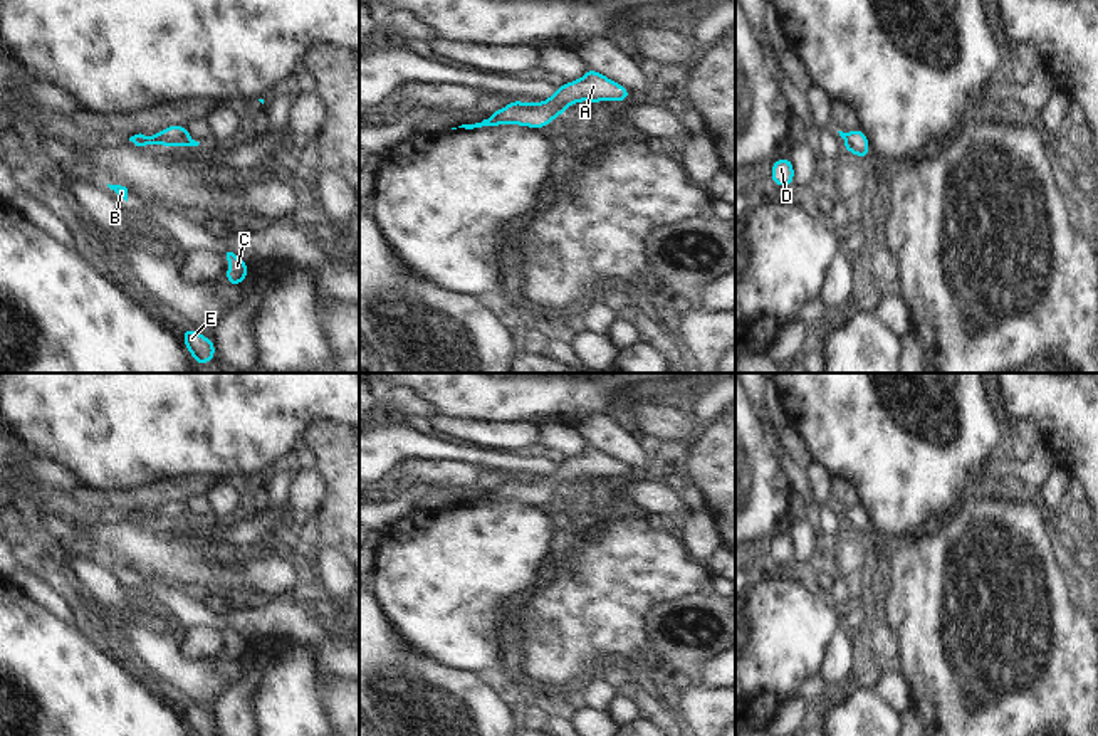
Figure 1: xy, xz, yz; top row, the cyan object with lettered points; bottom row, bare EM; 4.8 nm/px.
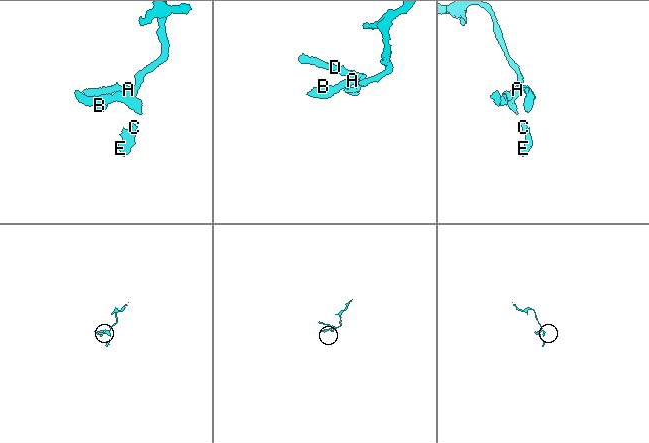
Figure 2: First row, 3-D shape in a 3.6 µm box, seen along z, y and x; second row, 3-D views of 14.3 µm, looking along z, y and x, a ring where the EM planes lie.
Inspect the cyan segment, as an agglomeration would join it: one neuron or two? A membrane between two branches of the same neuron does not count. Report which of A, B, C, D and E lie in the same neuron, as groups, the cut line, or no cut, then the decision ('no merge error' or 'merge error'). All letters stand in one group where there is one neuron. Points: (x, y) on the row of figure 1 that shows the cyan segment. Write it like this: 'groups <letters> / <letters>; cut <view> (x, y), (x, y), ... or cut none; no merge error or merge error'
groups A B C D E; cut none; no merge error

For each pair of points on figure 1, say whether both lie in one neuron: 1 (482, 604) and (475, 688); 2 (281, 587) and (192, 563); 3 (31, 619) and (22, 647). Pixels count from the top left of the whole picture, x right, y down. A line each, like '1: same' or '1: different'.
1: different
2: same
3: same

